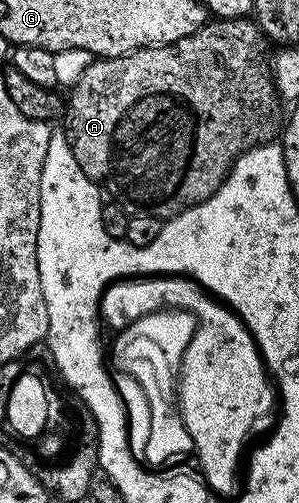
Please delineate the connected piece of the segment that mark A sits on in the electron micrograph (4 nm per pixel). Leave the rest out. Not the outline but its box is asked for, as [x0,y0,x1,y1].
[65,18,281,218]

